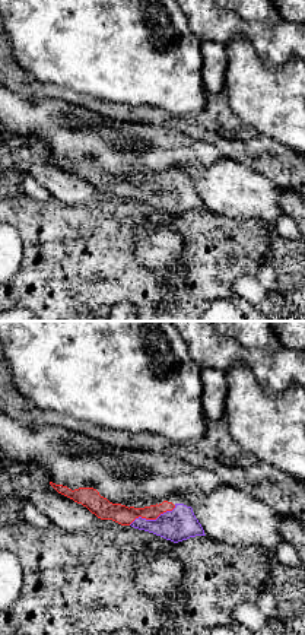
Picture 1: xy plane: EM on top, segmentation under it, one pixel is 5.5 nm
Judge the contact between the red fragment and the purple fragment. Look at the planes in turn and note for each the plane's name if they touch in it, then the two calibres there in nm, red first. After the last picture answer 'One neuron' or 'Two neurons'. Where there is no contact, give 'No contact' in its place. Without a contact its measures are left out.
Touches red in xy. Thickness 110 nm (red) against 180 nm

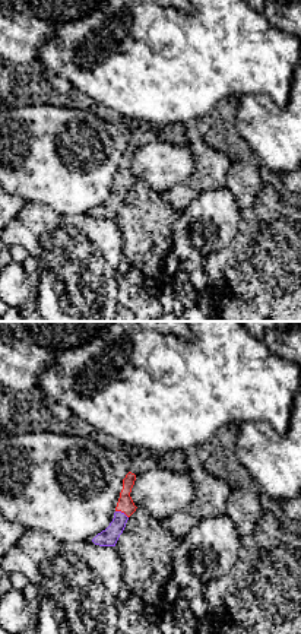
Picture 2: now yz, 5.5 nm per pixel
Touches red in yz. Thickness 90 nm (red) against 100 nm

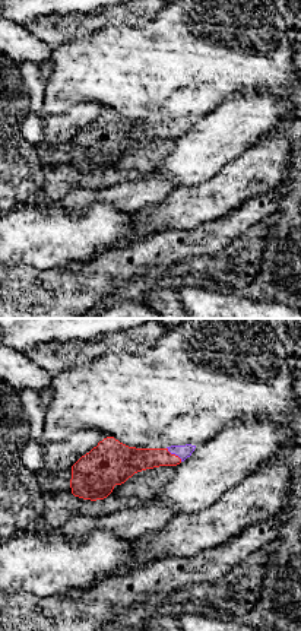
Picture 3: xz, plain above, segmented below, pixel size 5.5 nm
Touches red in xz. Thickness 150 nm (red) against 80 nm

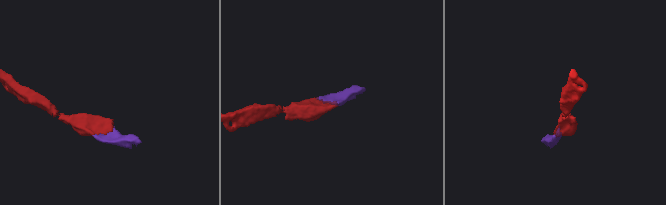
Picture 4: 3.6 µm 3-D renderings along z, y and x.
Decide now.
One neuron

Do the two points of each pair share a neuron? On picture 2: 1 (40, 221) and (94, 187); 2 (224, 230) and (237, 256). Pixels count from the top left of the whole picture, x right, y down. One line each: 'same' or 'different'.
1: different
2: different

